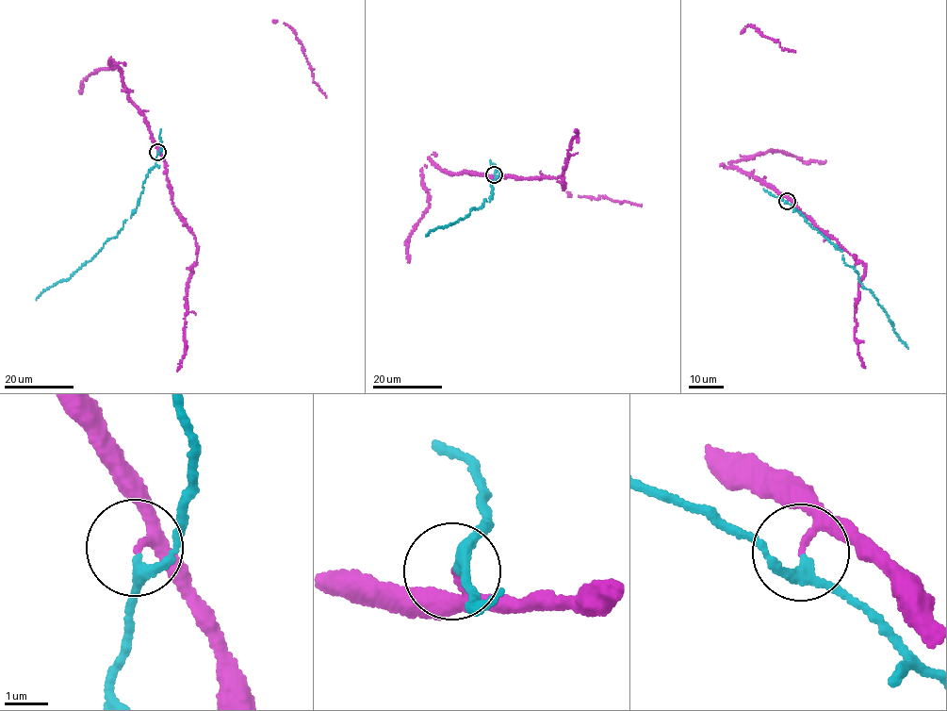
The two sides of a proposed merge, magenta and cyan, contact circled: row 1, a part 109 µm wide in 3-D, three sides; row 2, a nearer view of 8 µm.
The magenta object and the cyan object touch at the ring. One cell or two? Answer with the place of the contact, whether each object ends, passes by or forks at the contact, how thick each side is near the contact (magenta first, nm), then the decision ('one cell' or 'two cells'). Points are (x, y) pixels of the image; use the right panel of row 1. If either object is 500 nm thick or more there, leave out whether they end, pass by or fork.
at (787, 201); magenta passes by; cyan passes by; 160 nm thick on the magenta side, 220 nm on the other; two cells

